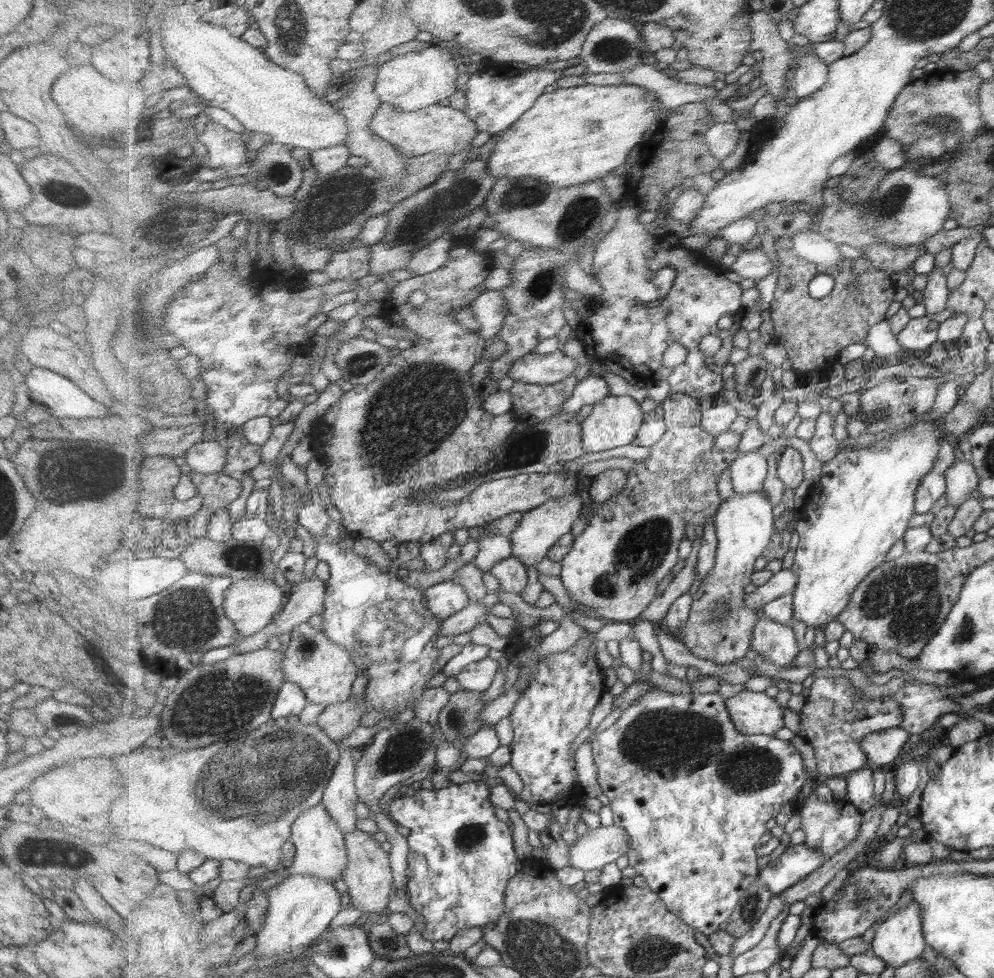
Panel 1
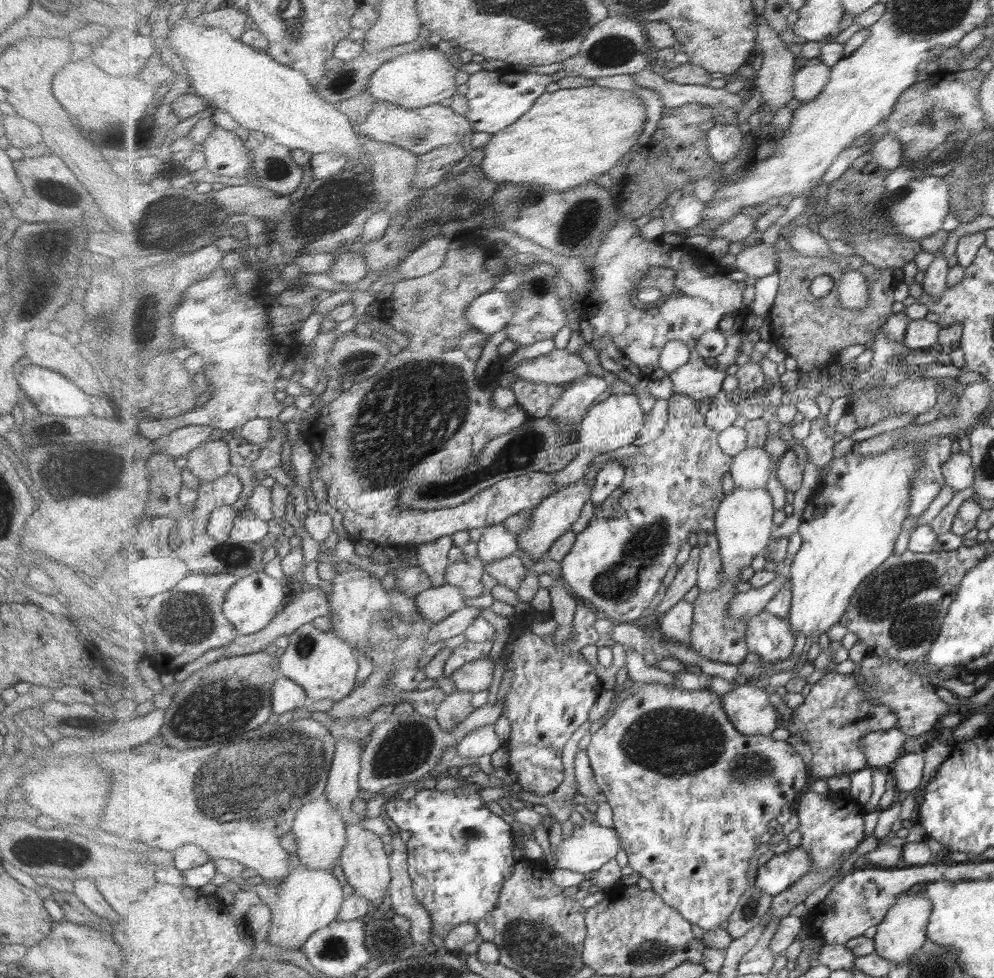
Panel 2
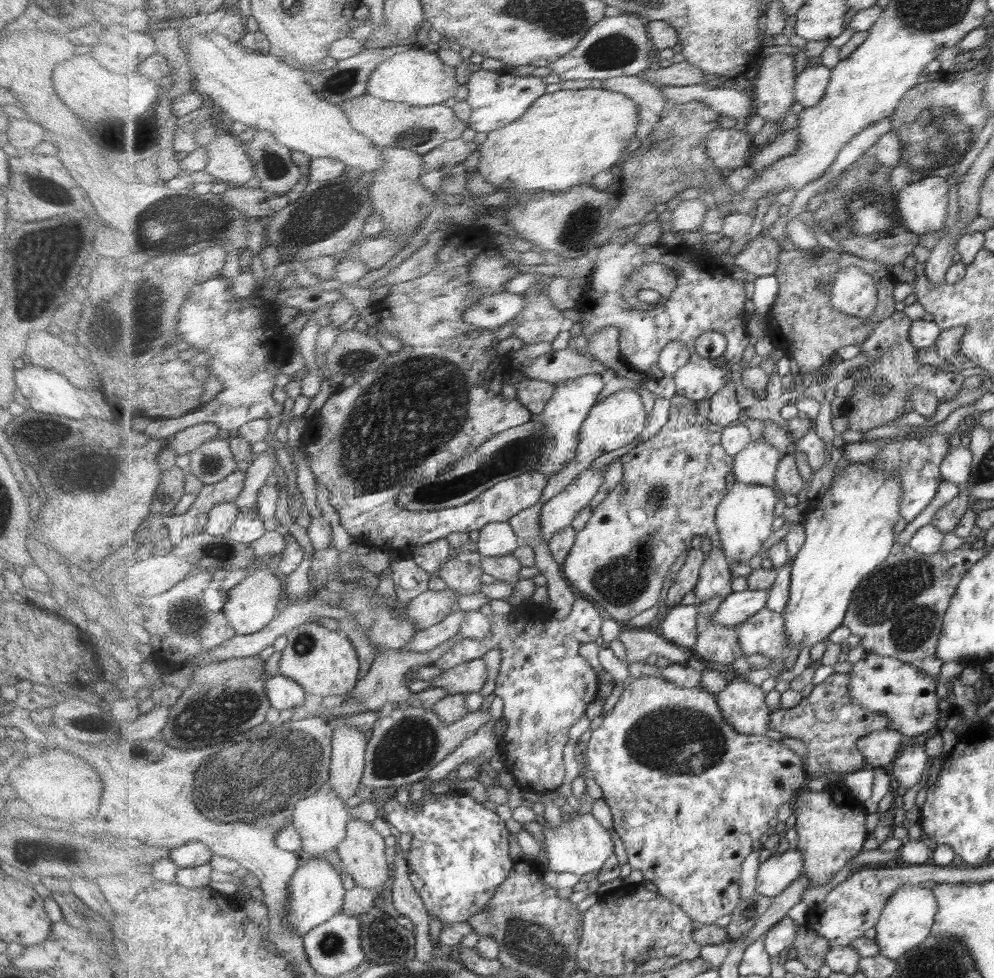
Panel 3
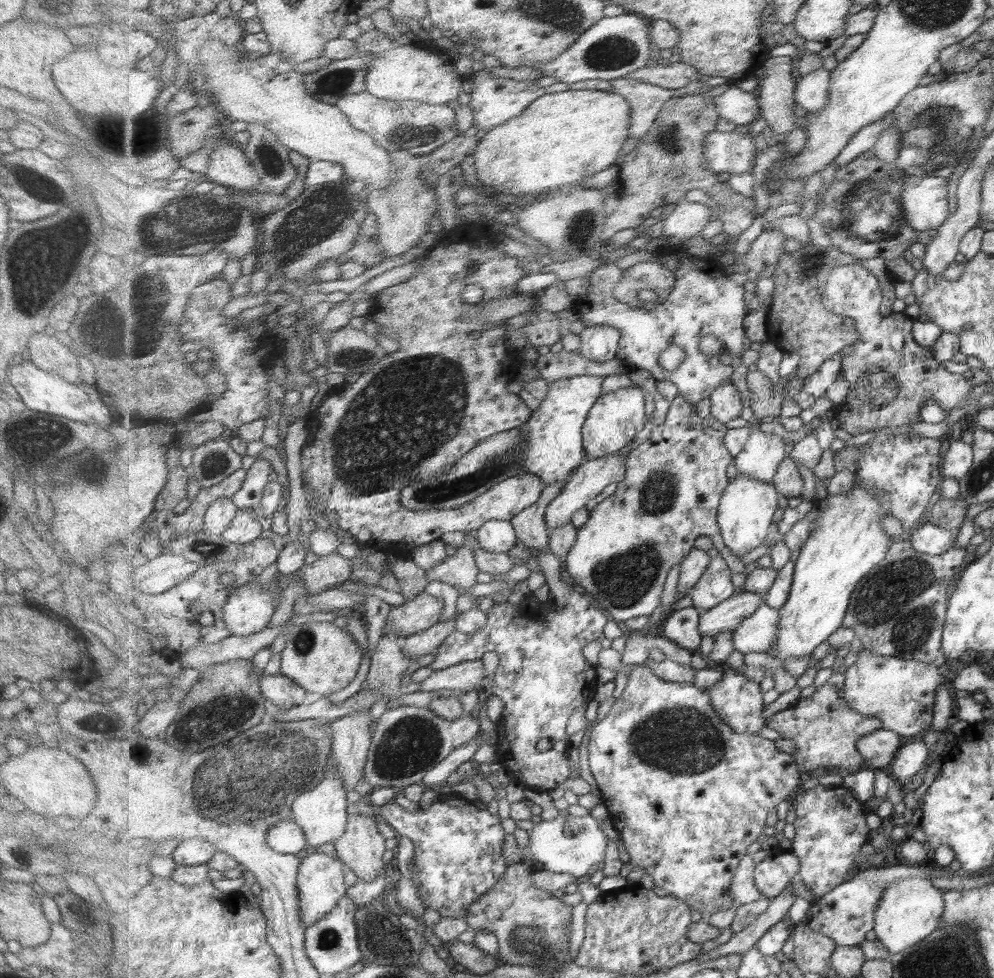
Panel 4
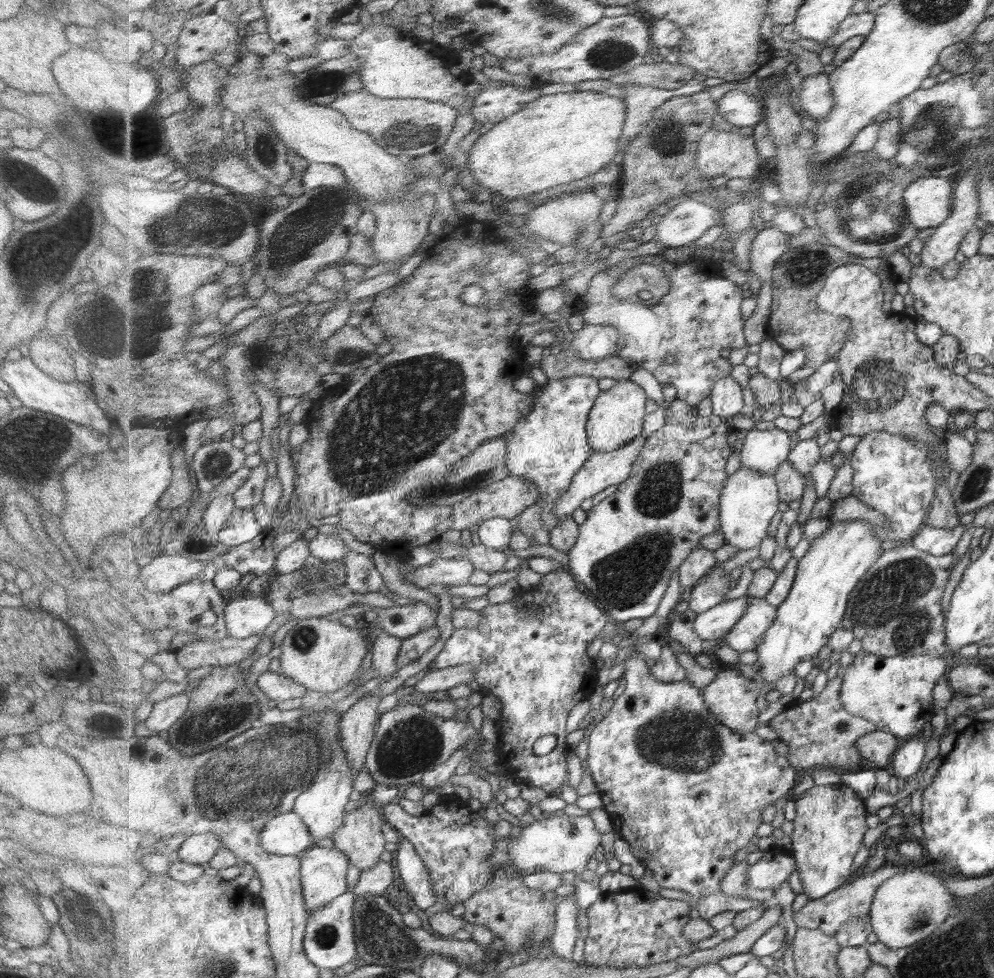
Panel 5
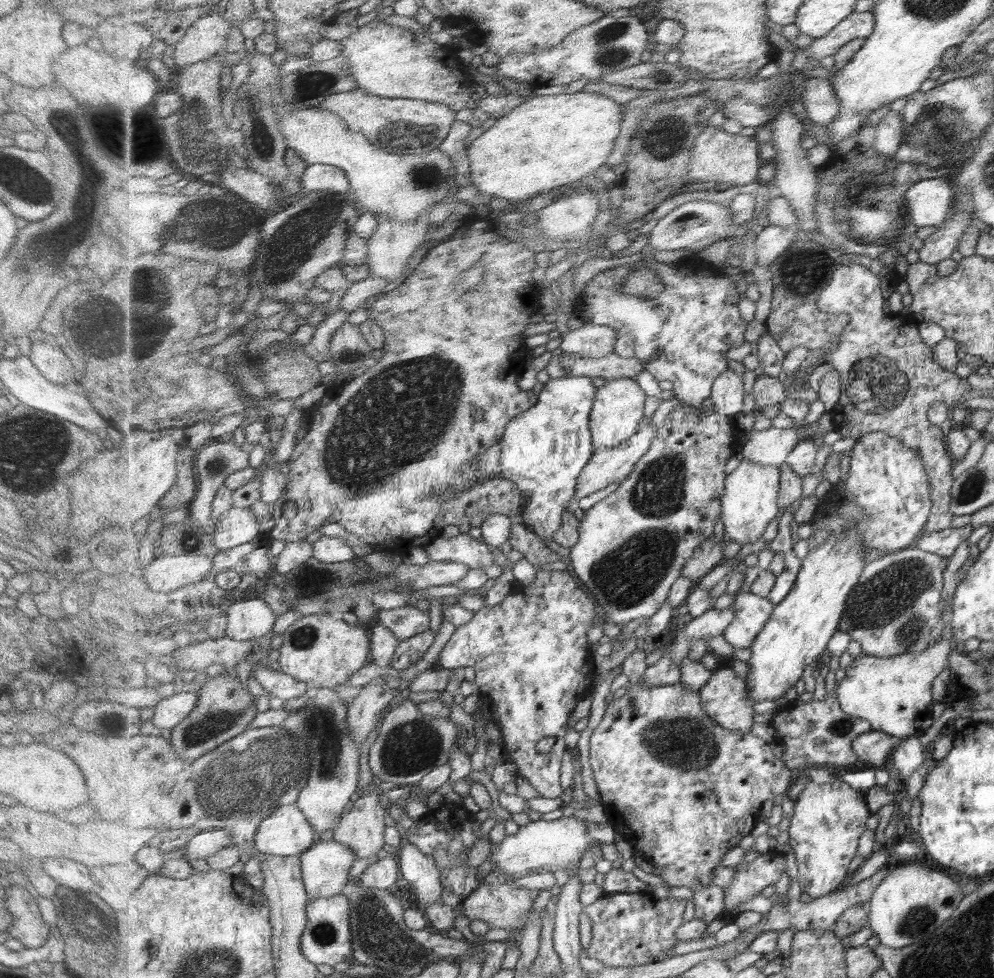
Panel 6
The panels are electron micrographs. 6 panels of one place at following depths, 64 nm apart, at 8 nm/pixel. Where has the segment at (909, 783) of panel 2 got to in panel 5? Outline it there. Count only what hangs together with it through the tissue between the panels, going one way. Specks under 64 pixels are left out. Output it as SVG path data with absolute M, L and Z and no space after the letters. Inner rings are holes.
M909 739L901 746L896 755L893 756L893 774L909 779L911 776L920 773L925 762L925 739Z

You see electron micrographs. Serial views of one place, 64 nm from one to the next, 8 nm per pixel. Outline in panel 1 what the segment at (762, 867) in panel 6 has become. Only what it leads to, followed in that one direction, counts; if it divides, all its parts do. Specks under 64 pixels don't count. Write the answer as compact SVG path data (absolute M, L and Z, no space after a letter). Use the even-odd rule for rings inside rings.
M804 842L795 845L789 844L779 859L769 861L761 869L759 881L763 882L774 895L782 894L801 882L806 876L811 875L813 871L816 871L821 865L825 864L825 861L827 861L825 854L819 852L817 848L809 848Z

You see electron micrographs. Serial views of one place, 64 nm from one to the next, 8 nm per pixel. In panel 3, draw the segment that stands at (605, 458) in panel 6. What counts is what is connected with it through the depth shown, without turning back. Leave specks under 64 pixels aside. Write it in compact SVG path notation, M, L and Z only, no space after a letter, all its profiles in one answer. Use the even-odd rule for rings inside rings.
M604 467L583 471L568 488L547 502L541 510L541 537L549 542L557 532L571 526L575 516L590 506L605 478Z

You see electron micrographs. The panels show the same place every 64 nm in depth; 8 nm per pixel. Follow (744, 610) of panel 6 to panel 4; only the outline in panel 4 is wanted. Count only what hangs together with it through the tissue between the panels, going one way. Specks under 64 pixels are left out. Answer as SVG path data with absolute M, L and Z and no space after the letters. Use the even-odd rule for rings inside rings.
M763 601L753 616L746 618L733 631L736 650L743 655L749 652L771 651L773 643L777 643L780 624L780 611Z

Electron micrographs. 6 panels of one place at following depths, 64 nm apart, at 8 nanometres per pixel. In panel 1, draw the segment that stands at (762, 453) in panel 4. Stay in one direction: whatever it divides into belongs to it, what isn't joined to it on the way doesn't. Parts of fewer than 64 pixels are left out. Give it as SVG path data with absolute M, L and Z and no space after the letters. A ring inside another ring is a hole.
M757 450L741 453L730 466L730 472L735 494L752 494L764 490L769 462Z

